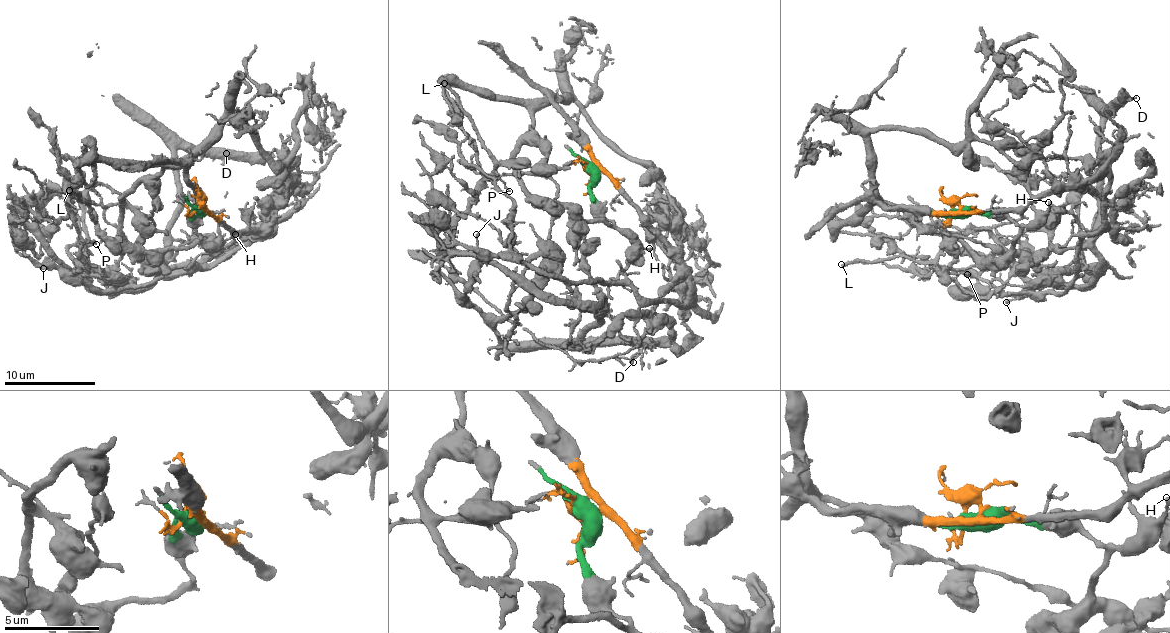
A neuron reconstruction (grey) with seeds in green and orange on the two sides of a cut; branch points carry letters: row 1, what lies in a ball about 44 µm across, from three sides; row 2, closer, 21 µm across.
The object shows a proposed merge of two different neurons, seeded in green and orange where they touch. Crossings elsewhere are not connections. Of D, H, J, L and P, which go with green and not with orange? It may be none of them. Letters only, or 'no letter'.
D, H, L

